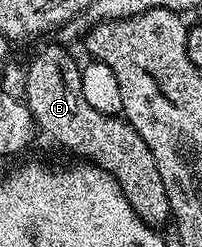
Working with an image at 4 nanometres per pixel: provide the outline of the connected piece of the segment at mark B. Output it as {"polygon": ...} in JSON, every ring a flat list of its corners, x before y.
{"polygon":[[47,46,37,51,27,66,27,83,21,94,36,127,65,149,81,154,85,157,82,159,90,160,98,169,113,175,125,200,129,200,129,208,137,212,146,226,166,227,171,218,171,205,169,196,165,196,165,184,161,184,161,172,157,172,153,152,126,120,113,114,102,114,85,100,80,71,71,70,71,58,62,50,64,47,59,46]]}

